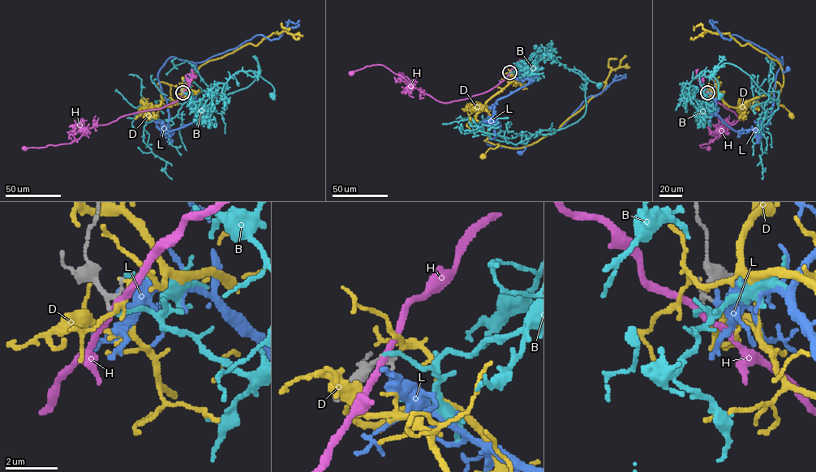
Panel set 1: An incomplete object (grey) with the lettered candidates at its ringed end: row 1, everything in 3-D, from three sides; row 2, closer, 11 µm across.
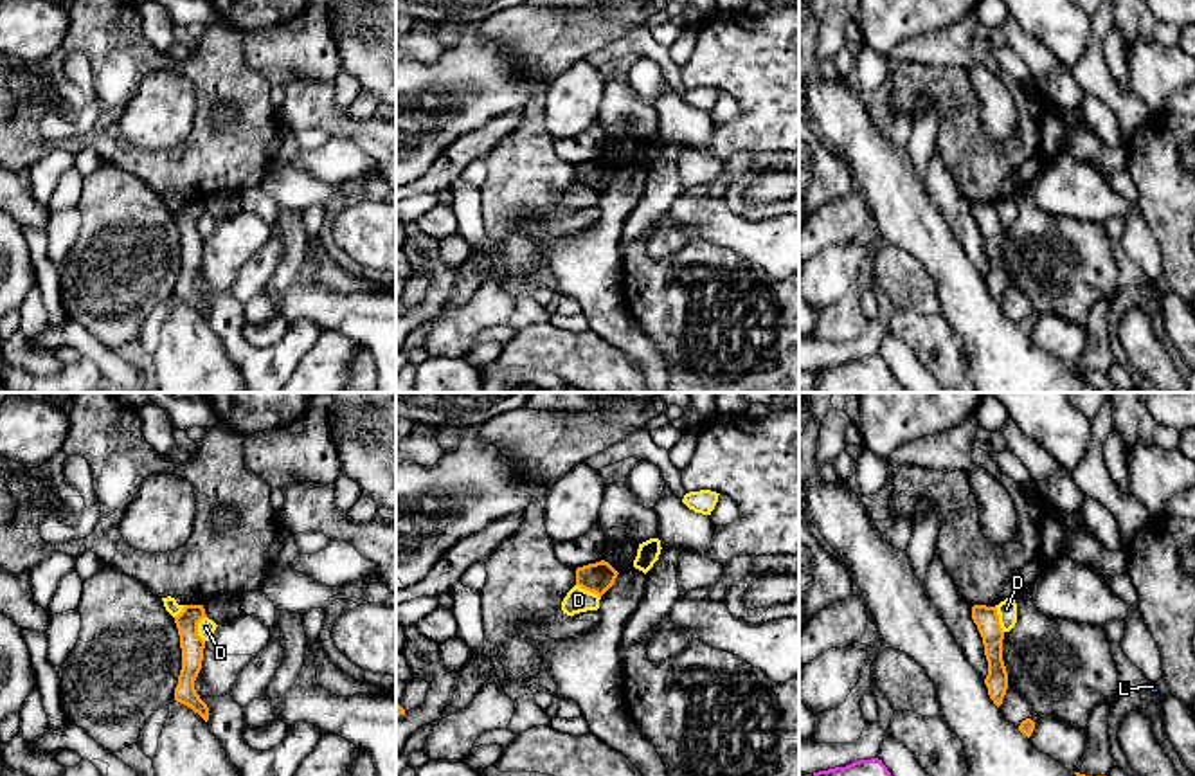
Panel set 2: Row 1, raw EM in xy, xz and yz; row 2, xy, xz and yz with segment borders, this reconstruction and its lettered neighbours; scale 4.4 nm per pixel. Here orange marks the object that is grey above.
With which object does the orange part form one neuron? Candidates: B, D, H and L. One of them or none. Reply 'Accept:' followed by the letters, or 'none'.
Accept: B

